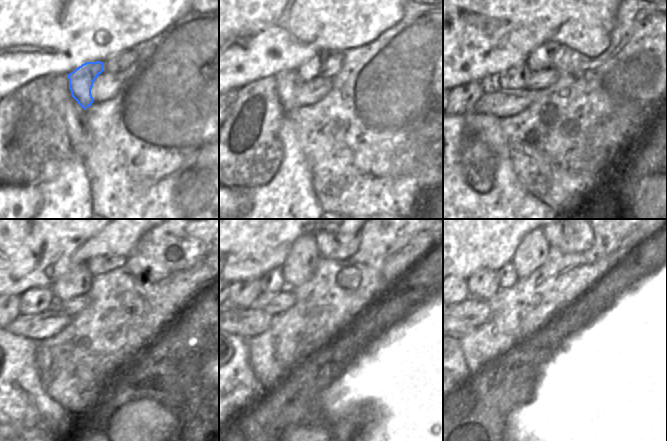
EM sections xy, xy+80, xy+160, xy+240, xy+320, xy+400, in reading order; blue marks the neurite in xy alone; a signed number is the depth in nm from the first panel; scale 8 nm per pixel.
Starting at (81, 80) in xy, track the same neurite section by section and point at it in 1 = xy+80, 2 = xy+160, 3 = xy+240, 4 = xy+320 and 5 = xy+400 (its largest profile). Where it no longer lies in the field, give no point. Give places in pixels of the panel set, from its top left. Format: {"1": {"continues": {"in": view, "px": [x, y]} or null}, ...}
{"1": {"continues": {"in": "xy+80", "px": [311, 69]}}, "2": {"continues": {"in": "xy+160", "px": [541, 57]}}, "3": {"continues": {"in": "xy+240", "px": [102, 260]}}, "4": {"continues": {"in": "xy+320", "px": [334, 246]}}, "5": {"continues": {"in": "xy+400", "px": [571, 239]}}}

